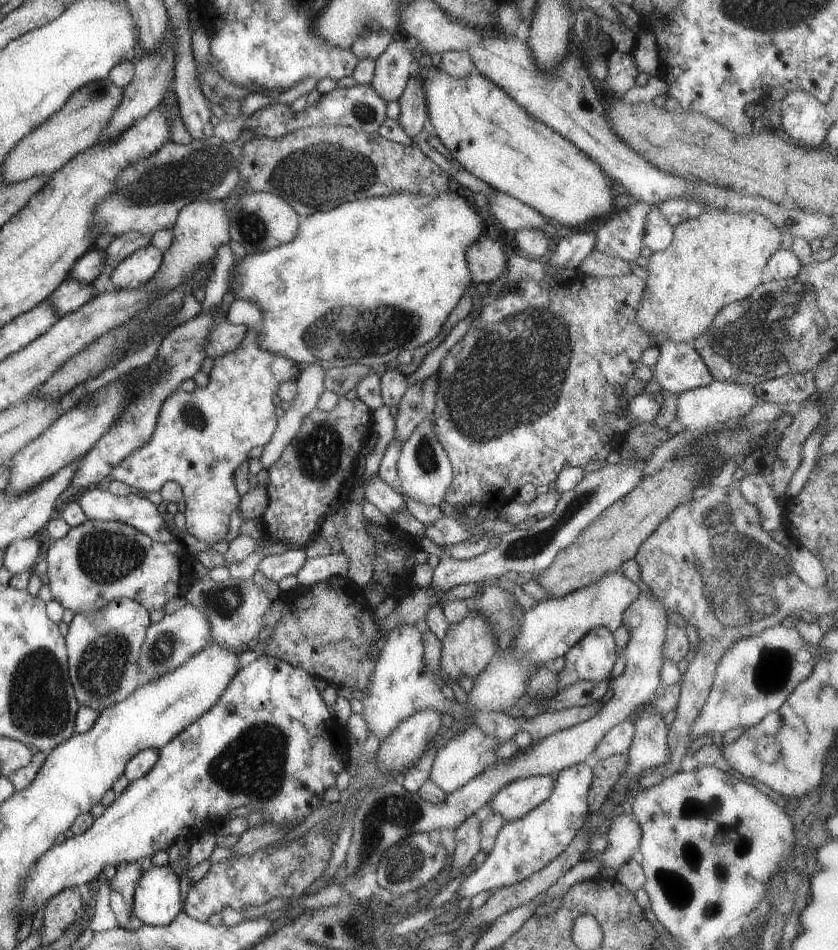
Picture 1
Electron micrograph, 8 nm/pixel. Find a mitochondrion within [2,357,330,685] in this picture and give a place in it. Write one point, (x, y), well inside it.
(106, 557)

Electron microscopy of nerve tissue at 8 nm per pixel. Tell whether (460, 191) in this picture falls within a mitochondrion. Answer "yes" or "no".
no

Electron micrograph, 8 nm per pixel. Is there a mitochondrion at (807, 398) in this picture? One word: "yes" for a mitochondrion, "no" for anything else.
no

